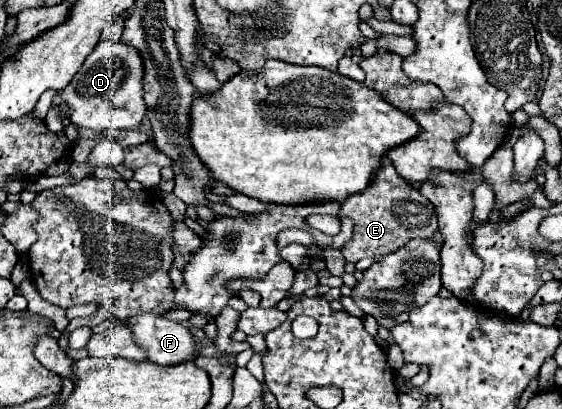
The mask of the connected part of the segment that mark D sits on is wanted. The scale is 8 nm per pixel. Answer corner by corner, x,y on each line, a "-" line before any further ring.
100,41
68,87
60,91
62,101
72,109
70,121
78,127
88,127
100,133
106,129
138,127
146,113
146,103
142,99
142,75
142,59
136,49
124,43

